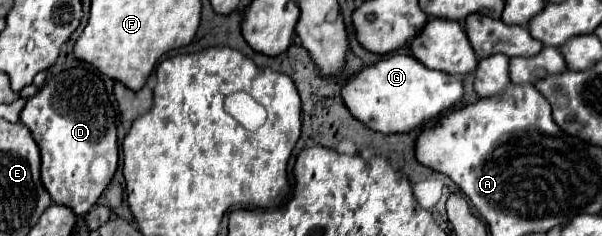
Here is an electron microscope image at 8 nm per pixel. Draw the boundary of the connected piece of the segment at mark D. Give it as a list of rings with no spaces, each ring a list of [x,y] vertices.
[[[75,67],[55,75],[47,81],[31,99],[21,113],[21,123],[31,131],[39,151],[41,151],[41,181],[53,203],[69,207],[75,215],[85,215],[107,189],[117,169],[119,147],[117,147],[117,129],[115,129],[115,109],[109,103],[103,81],[97,73]]]

